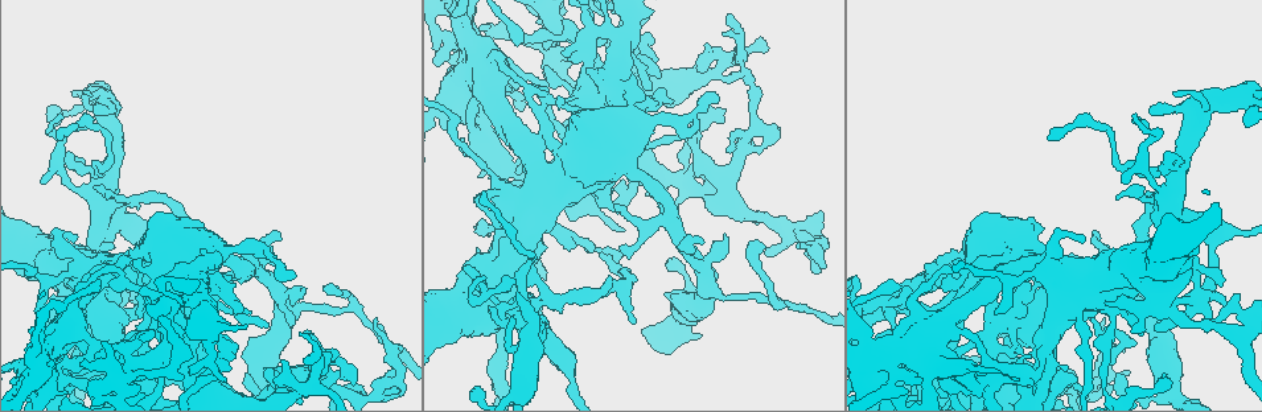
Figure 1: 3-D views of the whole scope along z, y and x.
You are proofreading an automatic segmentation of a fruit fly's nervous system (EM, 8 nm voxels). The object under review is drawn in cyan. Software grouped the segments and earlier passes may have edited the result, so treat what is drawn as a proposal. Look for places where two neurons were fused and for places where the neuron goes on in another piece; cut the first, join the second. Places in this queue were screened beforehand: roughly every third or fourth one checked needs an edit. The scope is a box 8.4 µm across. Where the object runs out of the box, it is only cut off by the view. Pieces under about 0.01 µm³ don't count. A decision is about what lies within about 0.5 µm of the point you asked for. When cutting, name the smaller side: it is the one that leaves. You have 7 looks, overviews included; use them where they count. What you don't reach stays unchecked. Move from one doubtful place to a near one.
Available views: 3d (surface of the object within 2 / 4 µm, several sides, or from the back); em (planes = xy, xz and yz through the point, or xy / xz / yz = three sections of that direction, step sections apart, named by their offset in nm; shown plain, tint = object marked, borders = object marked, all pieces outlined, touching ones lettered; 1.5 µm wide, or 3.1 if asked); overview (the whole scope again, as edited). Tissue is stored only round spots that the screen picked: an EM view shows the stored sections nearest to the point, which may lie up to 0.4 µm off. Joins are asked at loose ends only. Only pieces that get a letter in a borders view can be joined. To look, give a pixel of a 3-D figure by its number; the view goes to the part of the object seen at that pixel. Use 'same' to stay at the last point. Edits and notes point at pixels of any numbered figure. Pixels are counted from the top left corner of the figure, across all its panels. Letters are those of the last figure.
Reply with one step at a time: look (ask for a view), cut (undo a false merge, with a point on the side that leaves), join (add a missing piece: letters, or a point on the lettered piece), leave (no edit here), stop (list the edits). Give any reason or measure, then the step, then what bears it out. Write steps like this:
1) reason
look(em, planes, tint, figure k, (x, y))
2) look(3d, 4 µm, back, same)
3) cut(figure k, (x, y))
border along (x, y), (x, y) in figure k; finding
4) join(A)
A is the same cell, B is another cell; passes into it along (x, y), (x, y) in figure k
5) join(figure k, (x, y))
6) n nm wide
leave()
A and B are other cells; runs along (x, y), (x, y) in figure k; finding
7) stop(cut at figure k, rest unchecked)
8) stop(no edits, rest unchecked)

calibre changes
look(em, xy, step 8, tint, figure 1, (558, 233))

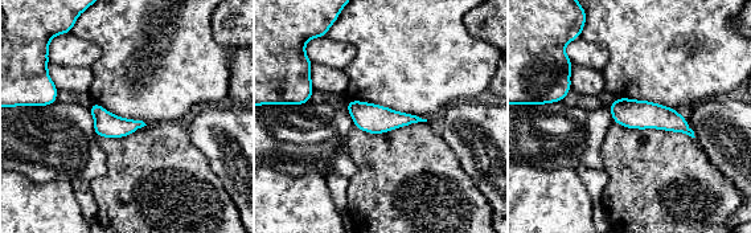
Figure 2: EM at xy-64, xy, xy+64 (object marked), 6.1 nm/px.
look(em, planes, borders, same)

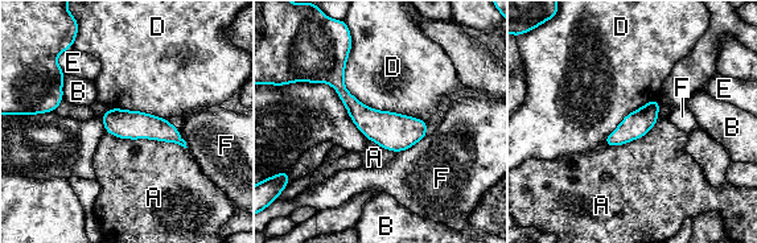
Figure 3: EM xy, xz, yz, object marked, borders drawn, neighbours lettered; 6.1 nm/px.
leave()
A, B, D, E and F are other cells; continuous, no second neuron

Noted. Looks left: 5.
sharp bend
look(em, xy, step 4, borders, figure 1, (481, 126))

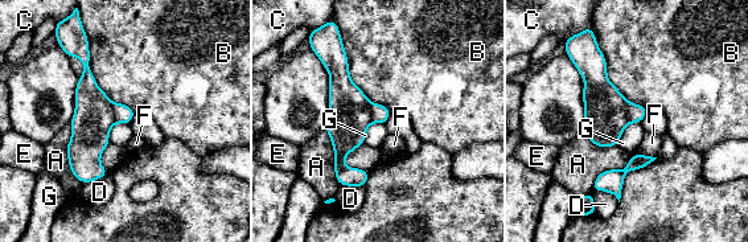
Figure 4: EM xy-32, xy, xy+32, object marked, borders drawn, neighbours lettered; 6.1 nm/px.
leave()
A, B, C, D, E, F and G are other cells; border along (130, 123), (115, 123), (109, 142) in figure 4; continuous, no second neuron

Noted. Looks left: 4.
look(3d, 2 µm, figure 1, (1247, 126))

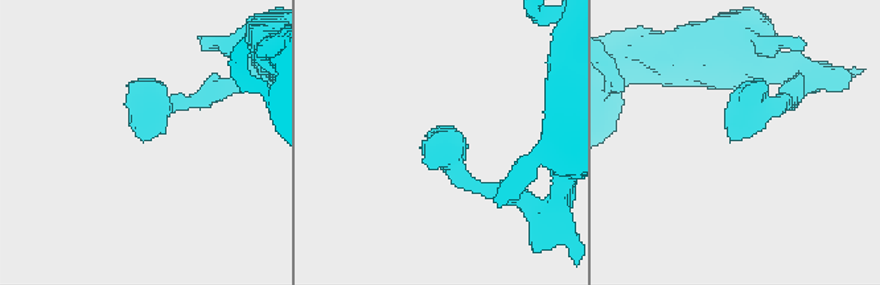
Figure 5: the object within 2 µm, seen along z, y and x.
now the EM
look(em, xy, step 8, borders, figure 5, (435, 132))

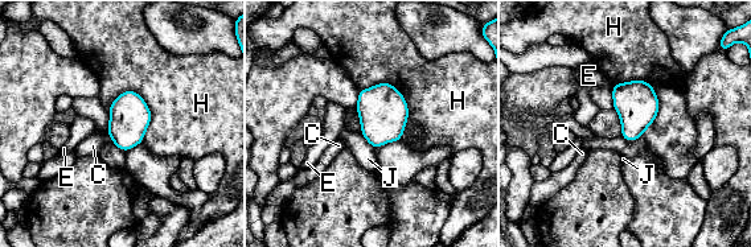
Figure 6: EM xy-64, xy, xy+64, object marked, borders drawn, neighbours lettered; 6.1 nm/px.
another direction
look(em, planes, borders, same)

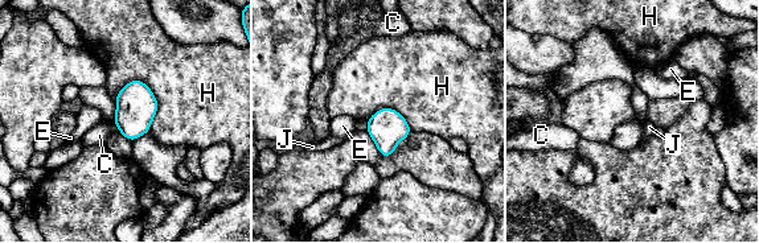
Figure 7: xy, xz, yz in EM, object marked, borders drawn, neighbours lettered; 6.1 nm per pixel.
220 nm wide
leave()
C, E, H and J are other cells; border along (134, 78), (158, 103), (148, 132) in figure 7; no lettered piece goes on from it

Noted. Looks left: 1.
stop(no edits, rest unchecked)

